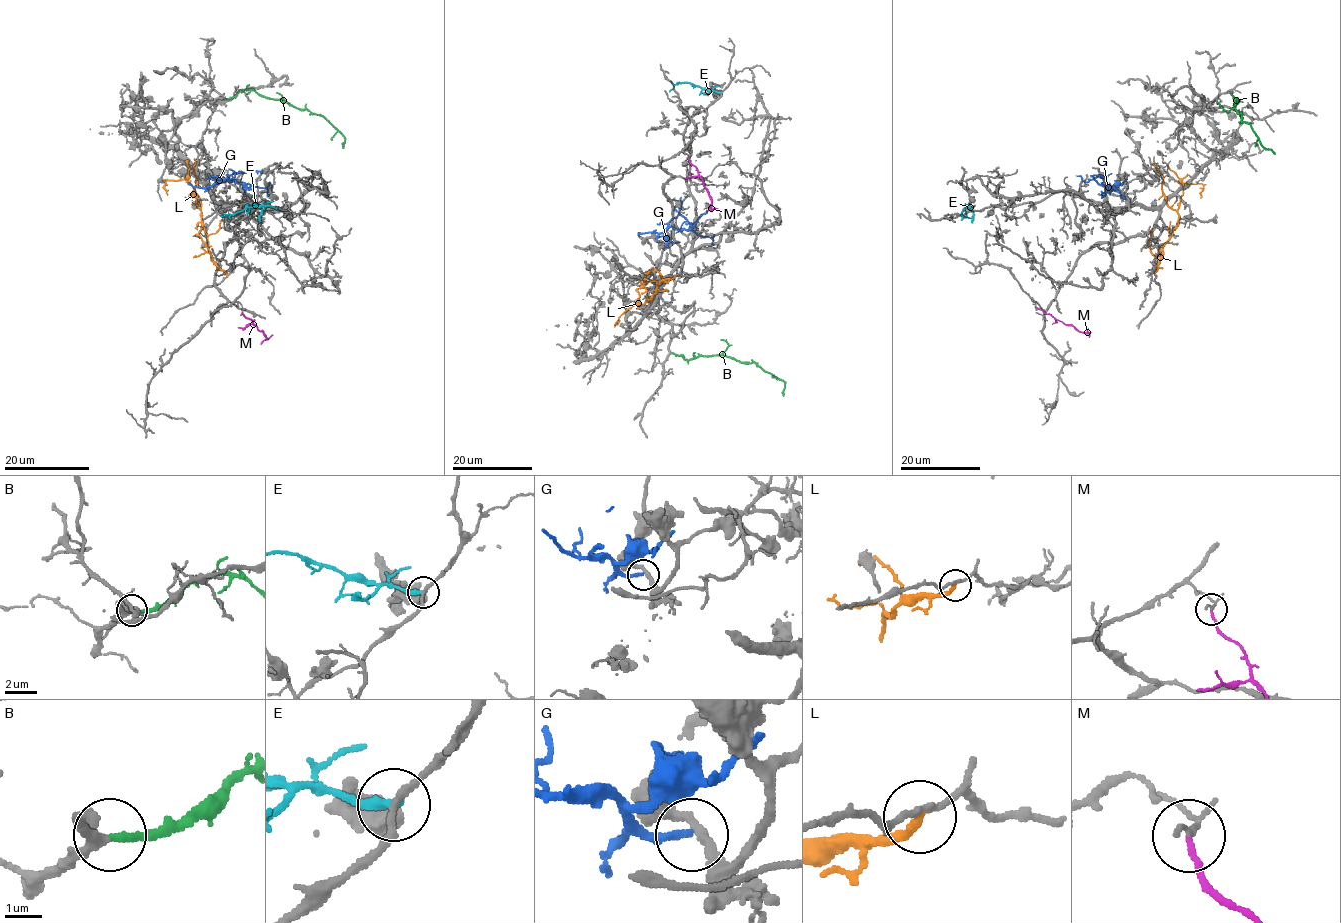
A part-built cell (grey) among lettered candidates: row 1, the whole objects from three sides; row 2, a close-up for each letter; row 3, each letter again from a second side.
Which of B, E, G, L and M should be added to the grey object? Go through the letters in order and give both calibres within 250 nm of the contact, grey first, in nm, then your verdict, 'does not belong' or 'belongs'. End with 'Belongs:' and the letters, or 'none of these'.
B: 280/240 nm | belongs
E: 200/280 nm | does not belong
G: 240/220 nm | does not belong
L: 170/260 nm | does not belong
M: 160/160 nm | does not belong
Belongs: B

